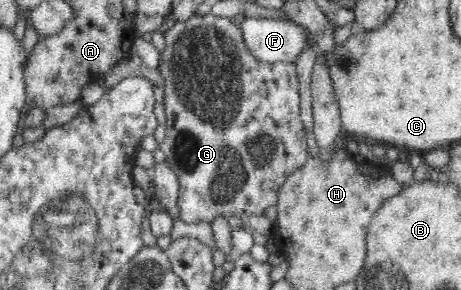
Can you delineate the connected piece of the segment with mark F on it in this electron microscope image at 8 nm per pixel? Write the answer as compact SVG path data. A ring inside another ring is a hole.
M246 17L241 33L248 50L263 63L294 64L312 32L292 19Z

